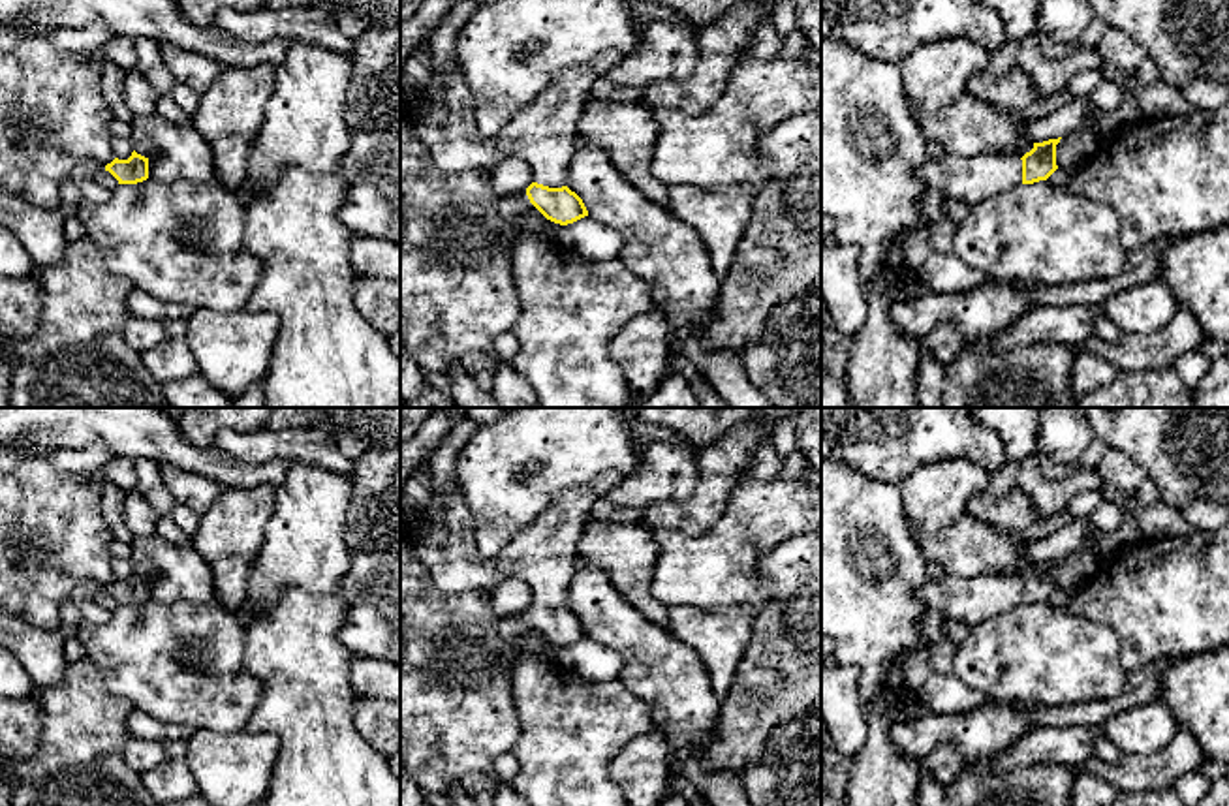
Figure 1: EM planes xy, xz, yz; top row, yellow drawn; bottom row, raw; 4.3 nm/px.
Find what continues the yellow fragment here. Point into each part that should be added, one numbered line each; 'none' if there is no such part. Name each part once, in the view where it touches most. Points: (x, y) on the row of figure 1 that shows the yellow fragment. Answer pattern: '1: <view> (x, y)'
1: xz (544, 134)
2: xz (510, 205)

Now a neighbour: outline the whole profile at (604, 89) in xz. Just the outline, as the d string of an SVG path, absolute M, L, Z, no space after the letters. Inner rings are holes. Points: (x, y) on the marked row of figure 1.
M599 77L592 88L590 96L603 100L603 101L618 101L618 103L631 103L631 101L641 101L641 90L633 90L630 86L613 83L607 77Z

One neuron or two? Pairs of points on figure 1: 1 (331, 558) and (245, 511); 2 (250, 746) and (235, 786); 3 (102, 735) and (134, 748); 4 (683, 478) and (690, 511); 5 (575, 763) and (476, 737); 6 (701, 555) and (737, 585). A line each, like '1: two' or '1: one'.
1: two
2: one
3: two
4: two
5: two
6: one

